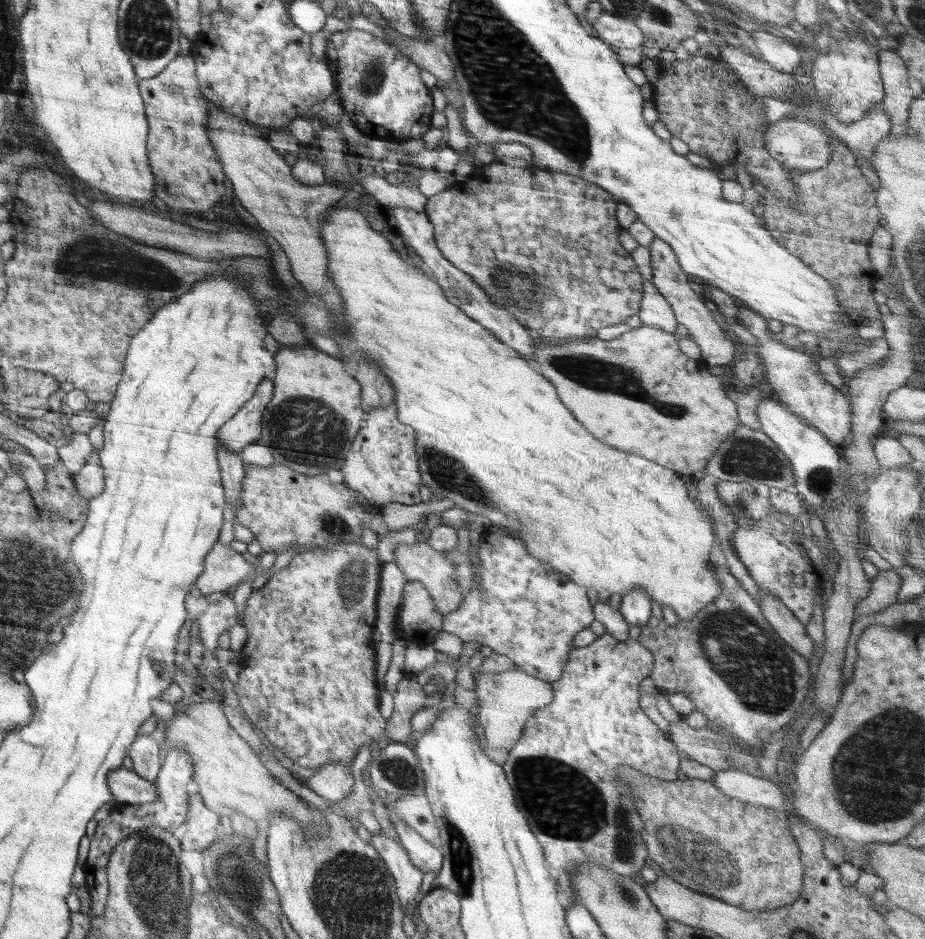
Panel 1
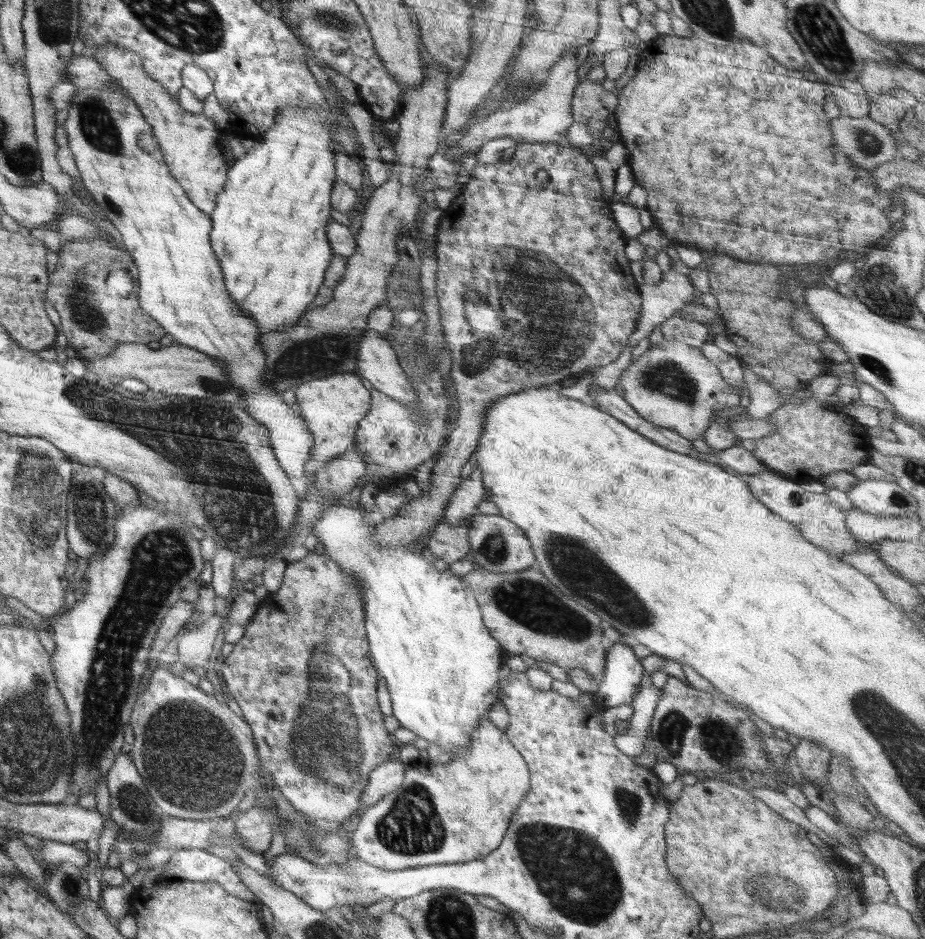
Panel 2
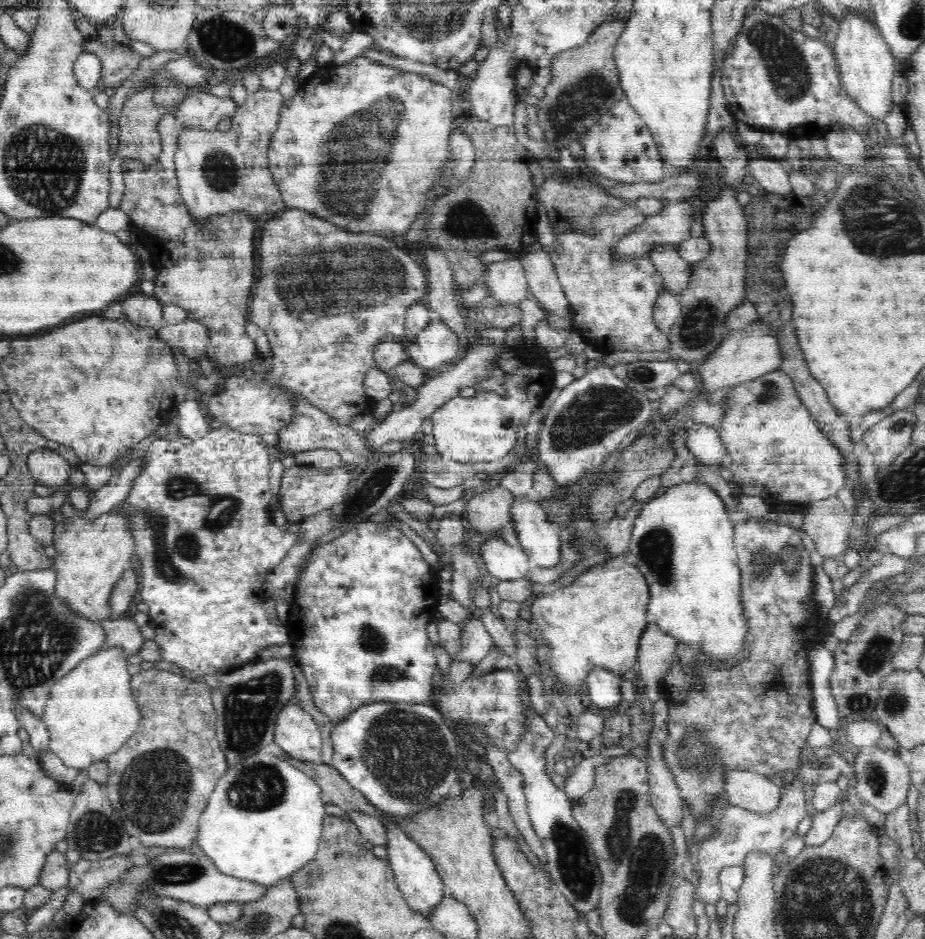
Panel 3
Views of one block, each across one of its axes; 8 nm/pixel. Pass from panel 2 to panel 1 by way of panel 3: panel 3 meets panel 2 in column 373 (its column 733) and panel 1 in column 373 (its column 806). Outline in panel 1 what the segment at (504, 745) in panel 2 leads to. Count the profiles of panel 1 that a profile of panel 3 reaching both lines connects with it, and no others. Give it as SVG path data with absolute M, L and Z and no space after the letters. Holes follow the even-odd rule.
M223 704L223 713L226 717L228 723L232 726L233 729L236 730L237 734L246 742L248 745L252 747L254 753L259 755L260 762L270 771L270 773L277 779L278 783L284 785L287 789L294 792L296 795L300 796L304 801L312 804L314 807L318 809L324 809L326 807L334 808L341 815L344 815L346 818L354 818L355 820L359 820L359 812L360 811L370 811L371 815L374 815L372 806L372 798L370 797L370 793L372 789L366 785L364 782L364 778L366 777L365 770L368 767L368 764L371 762L371 754L369 746L362 746L356 754L353 764L352 764L352 776L354 777L354 786L353 791L340 802L329 802L325 798L318 796L313 790L310 790L306 782L293 775L287 768L283 767L278 759L275 758L274 753L271 749L271 746L264 741L264 739L260 736L257 730L252 726L252 724L247 720L247 718L243 715L243 713L237 708L237 706L230 706L229 704Z

